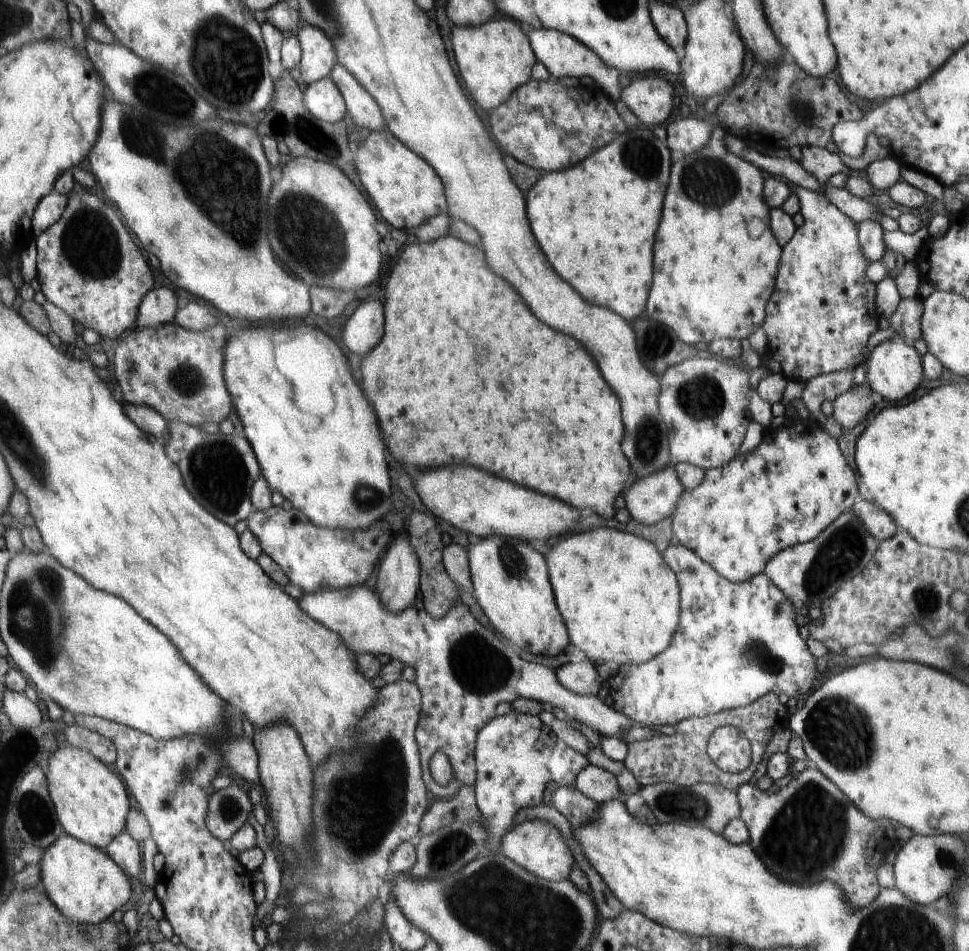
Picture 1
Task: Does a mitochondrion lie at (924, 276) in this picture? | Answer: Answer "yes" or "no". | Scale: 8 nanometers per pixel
no

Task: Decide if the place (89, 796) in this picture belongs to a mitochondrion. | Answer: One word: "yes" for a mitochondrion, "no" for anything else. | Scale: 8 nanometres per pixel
no

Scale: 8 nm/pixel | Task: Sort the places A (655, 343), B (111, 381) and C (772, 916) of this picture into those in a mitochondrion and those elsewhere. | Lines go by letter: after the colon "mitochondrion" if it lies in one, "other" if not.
A: mitochondrion
B: other
C: other

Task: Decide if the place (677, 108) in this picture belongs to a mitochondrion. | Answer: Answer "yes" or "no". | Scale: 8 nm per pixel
no

